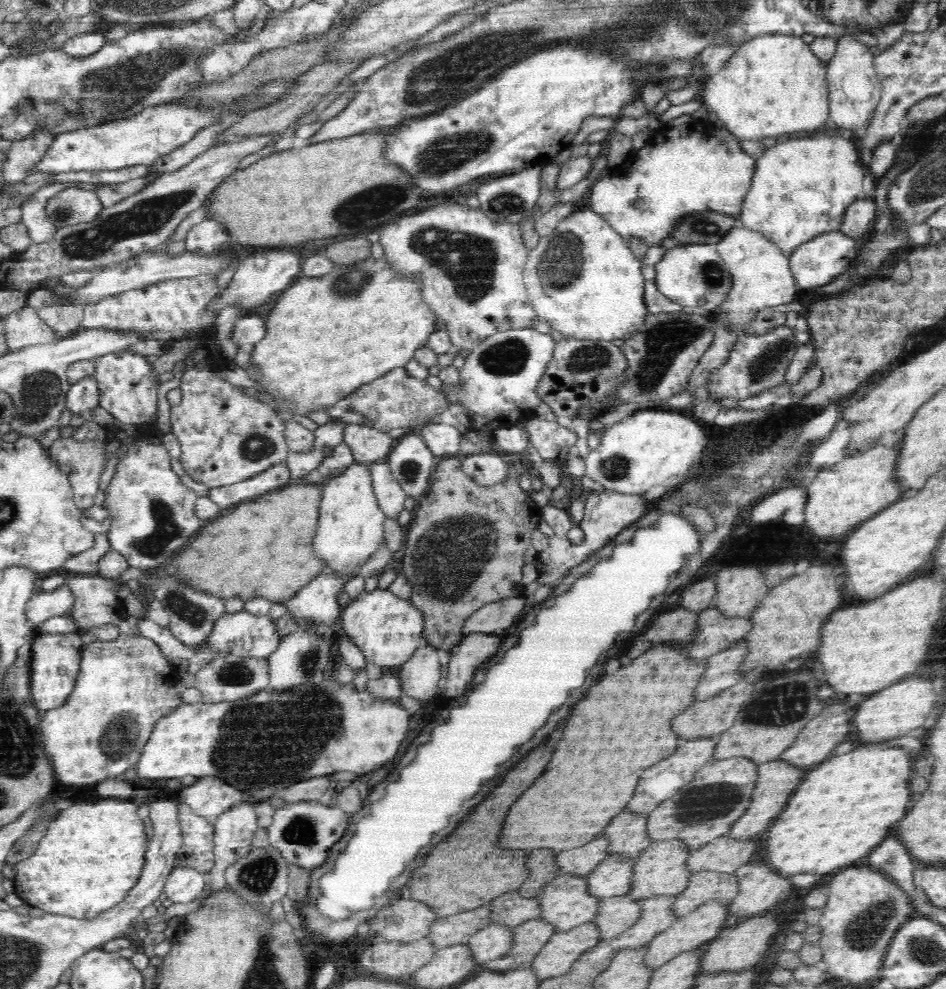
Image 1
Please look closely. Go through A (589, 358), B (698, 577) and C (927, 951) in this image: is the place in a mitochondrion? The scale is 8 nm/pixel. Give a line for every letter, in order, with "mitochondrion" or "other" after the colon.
A: mitochondrion
B: other
C: mitochondrion

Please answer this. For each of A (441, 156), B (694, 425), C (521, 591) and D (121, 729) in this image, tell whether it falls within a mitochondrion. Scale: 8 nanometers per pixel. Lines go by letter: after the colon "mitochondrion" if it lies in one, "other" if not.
A: mitochondrion
B: other
C: other
D: mitochondrion

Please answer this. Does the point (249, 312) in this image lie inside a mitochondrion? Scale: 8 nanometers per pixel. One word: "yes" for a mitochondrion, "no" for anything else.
no

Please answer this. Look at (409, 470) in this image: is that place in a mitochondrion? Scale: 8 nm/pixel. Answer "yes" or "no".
yes

